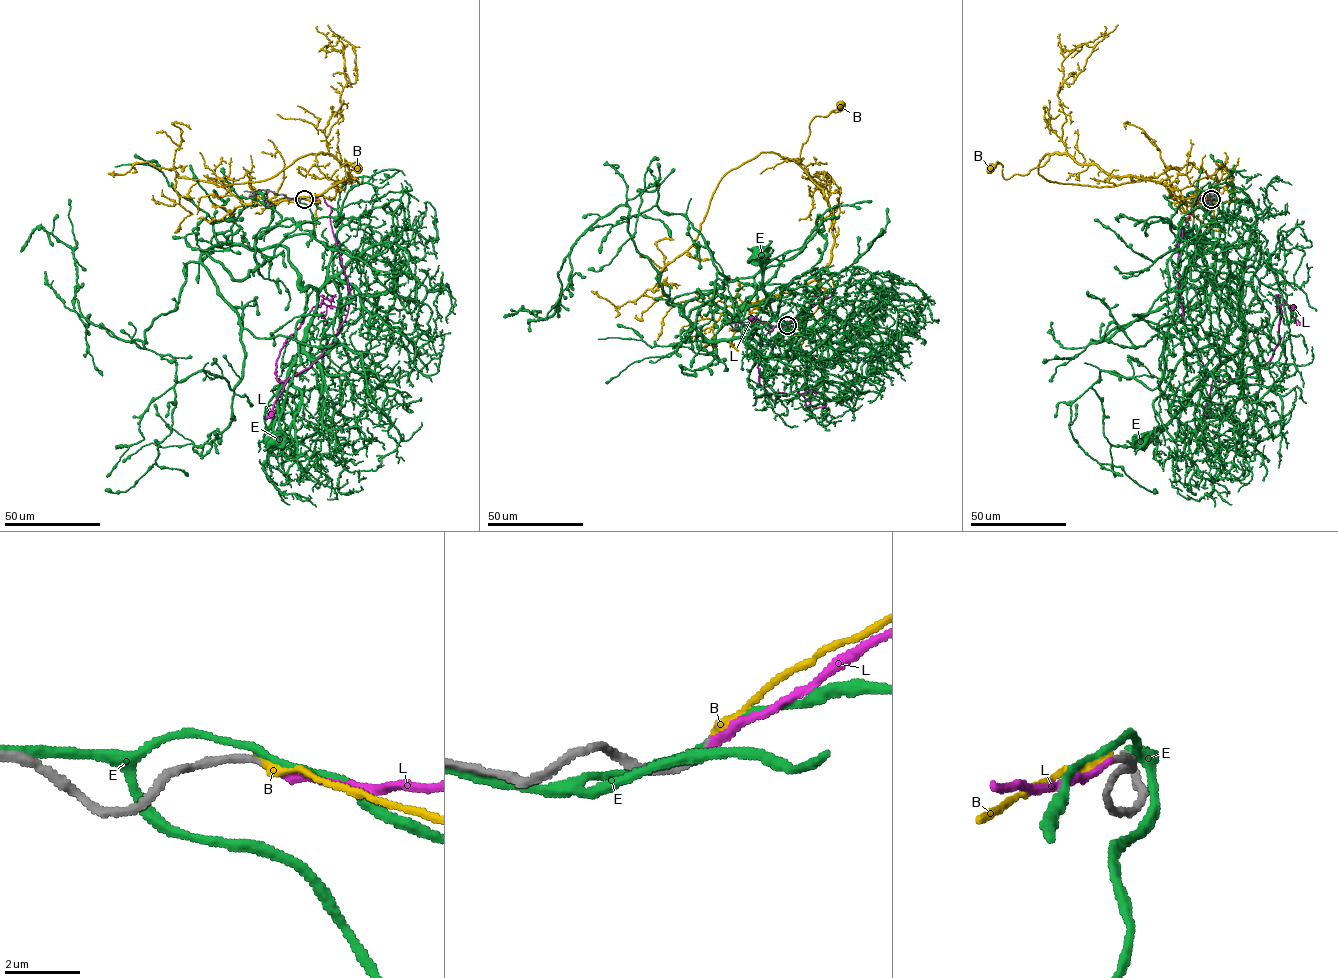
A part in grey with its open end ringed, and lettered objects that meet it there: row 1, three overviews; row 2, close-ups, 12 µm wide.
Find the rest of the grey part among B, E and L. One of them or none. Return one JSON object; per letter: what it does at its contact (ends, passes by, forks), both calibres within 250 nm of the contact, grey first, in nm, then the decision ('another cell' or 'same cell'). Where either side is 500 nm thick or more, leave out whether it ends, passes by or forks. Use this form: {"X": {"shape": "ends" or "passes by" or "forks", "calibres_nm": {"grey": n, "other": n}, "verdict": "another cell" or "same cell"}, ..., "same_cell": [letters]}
{"B": {"shape": "ends", "calibres_nm": {"grey": 200, "other": 240}, "verdict": "another cell"}, "E": {"shape": "passes by", "calibres_nm": {"grey": 200, "other": 180}, "verdict": "another cell"}, "L": {"shape": "ends", "calibres_nm": {"grey": 200, "other": 190}, "verdict": "same cell"}, "same_cell": ["L"]}

